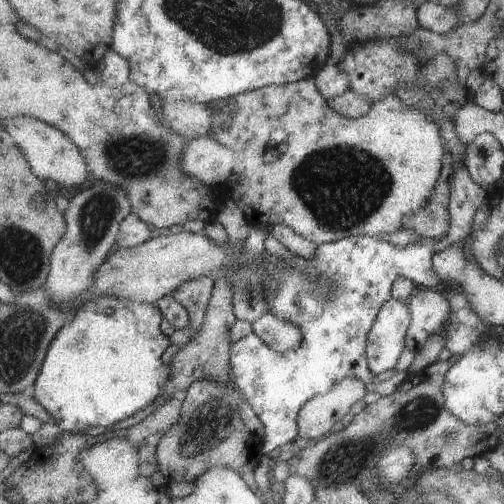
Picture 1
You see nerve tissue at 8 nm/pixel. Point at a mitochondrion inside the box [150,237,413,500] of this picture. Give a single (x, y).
(209, 425)

